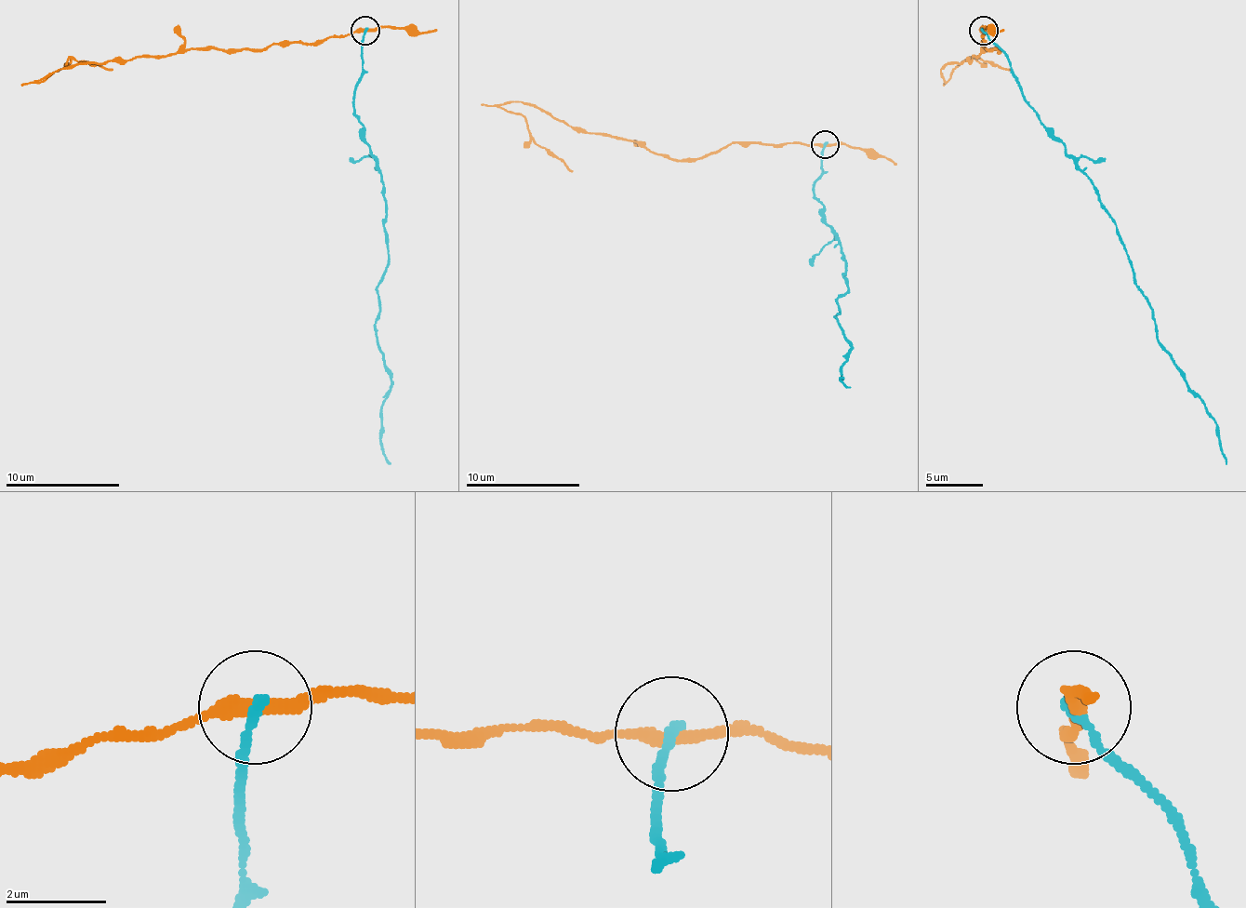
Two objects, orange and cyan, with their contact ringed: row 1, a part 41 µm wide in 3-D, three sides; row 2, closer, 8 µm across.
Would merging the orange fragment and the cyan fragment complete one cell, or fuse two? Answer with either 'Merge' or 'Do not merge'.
Do not merge

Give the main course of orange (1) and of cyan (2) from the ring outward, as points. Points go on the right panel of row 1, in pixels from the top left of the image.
1: (983, 31), (983, 42), (1000, 48), (986, 48), (972, 60), (940, 68), (946, 82), (972, 57), (1012, 71)
2: (983, 31), (1008, 60), (1012, 76), (1091, 182), (1117, 228), (1151, 308), (1157, 336), (1216, 425), (1226, 465)

